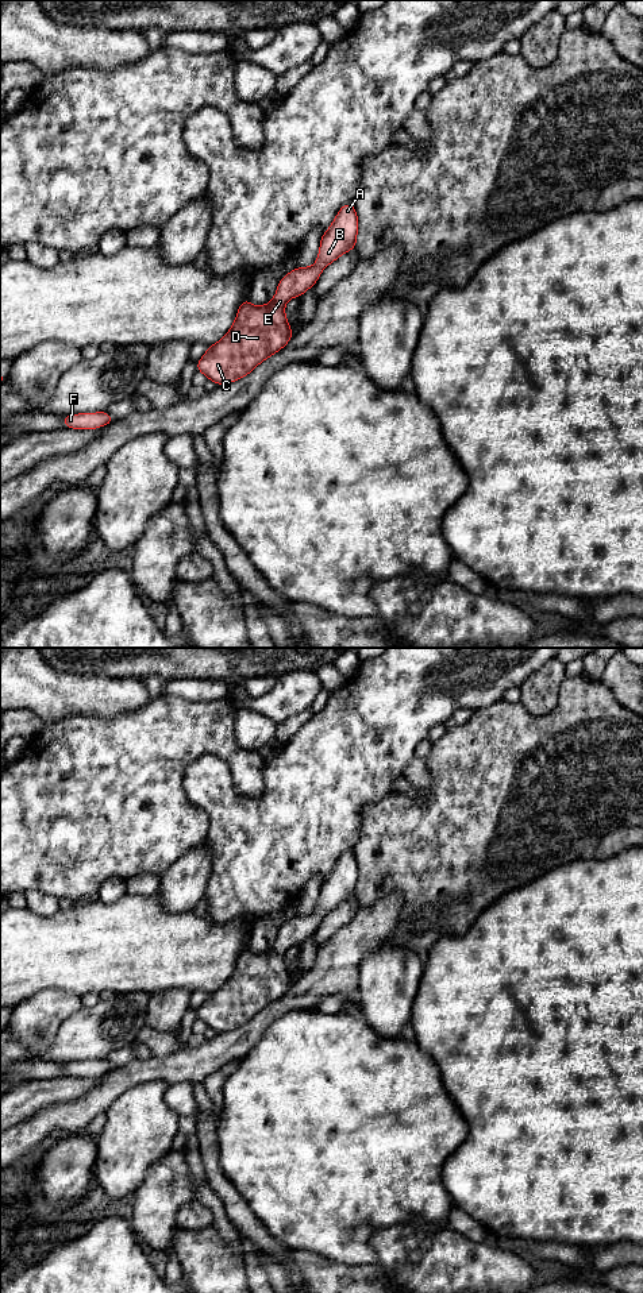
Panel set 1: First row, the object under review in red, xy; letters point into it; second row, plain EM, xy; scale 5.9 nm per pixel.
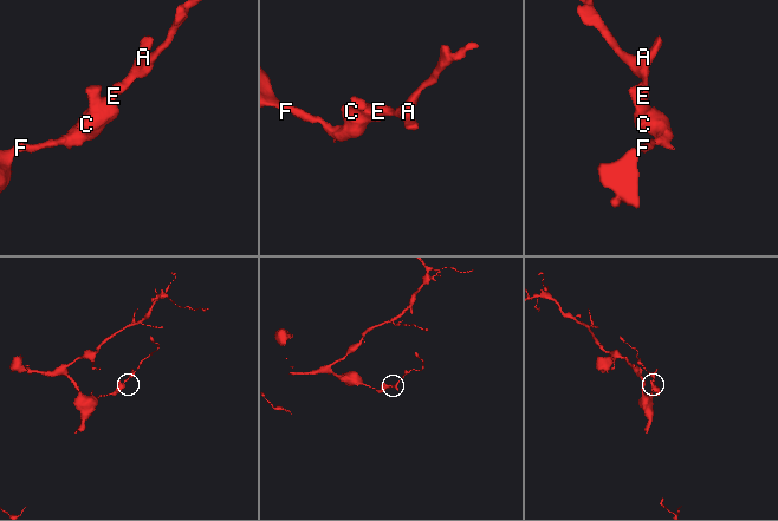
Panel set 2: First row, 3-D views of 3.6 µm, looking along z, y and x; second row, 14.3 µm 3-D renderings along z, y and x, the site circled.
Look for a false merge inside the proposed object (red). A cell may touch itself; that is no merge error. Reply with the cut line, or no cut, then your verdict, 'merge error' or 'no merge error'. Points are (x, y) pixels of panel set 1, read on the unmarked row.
cut none; no merge error

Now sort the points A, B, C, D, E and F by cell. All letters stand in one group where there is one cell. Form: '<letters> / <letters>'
A B C D E F

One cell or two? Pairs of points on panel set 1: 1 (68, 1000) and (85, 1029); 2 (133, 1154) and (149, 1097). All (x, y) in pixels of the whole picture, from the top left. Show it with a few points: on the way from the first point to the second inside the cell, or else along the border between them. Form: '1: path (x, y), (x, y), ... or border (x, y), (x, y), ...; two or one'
1: border (83, 1006), (64, 1021), (56, 1037); two
2: path (133, 1141), (139, 1130), (141, 1111); one

